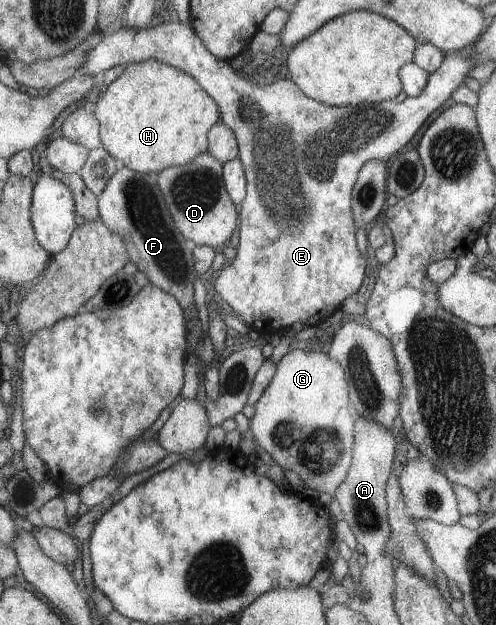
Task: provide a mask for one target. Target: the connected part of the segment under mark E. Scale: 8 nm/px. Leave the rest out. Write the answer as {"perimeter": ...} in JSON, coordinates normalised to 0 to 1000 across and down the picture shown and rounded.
{"perimeter":[[[349,30],[313,43],[260,46],[246,42],[224,56],[200,54],[185,77],[171,85],[167,101],[155,115],[192,120],[232,104],[284,101],[310,94],[361,109],[391,122],[407,141],[442,170],[446,197],[474,216],[478,253],[490,266],[496,286],[496,309],[482,328],[482,378],[474,411],[450,424],[442,440],[421,461],[427,474],[458,485],[494,523],[524,534],[563,536],[603,514],[617,523],[639,522],[675,498],[688,482],[724,462],[736,443],[736,414],[720,402],[712,357],[708,357],[708,296],[720,290],[722,274],[748,254],[784,258],[849,203],[849,197],[889,165],[897,165],[915,142],[925,138],[950,104],[950,78],[958,69],[895,88],[889,104],[863,118],[853,146],[841,155],[819,154],[800,165],[790,160],[740,165],[724,170],[661,170],[611,152],[609,141],[585,126],[558,126],[552,133],[530,134],[498,130],[478,120],[458,96],[433,94],[409,75],[405,62],[391,56],[383,40],[369,40]]]}

